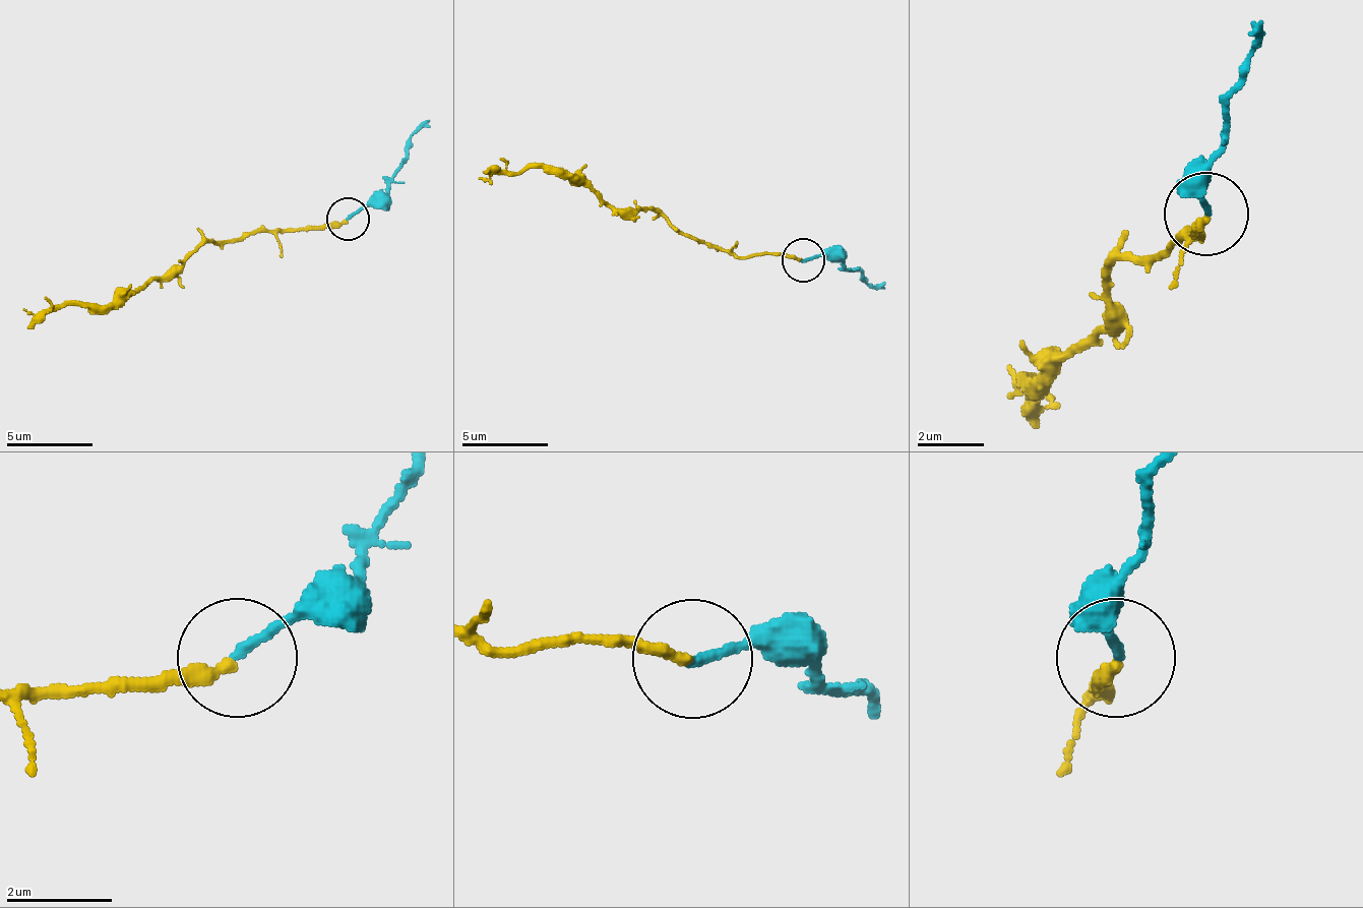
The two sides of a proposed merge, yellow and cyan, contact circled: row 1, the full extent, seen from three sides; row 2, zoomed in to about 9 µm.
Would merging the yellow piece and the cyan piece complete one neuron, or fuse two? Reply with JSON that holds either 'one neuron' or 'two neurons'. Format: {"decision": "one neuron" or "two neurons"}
{"decision": "one neuron"}

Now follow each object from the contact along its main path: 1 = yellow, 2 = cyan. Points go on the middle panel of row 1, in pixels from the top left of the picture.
1: (802, 258), (733, 258), (665, 220), (656, 212), (617, 212), (586, 185), (557, 173), (522, 168), (480, 177)
2: (802, 258), (832, 254), (845, 267), (854, 267), (883, 289)

